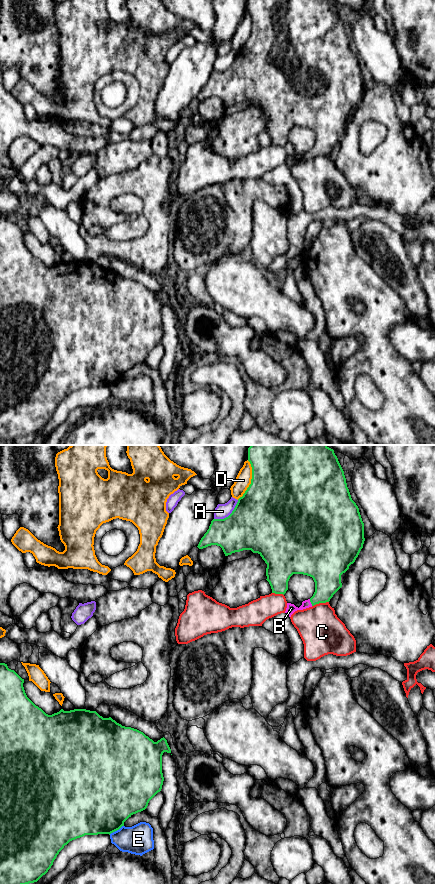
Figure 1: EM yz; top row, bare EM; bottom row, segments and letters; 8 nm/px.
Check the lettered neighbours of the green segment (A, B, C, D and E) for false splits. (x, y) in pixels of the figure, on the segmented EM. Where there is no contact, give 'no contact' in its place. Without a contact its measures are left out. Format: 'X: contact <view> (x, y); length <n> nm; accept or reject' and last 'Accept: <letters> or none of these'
A: contact yz (229, 515); length 260 nm; reject
B: contact yz (310, 601); length 60 nm; accept
C: contact yz (320, 602); length 140 nm; reject
D: contact yz (251, 480); length 340 nm; reject
E: contact yz (116, 830); length 140 nm; reject
Accept: B

